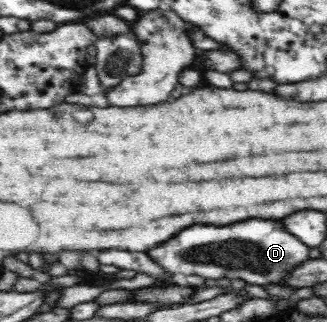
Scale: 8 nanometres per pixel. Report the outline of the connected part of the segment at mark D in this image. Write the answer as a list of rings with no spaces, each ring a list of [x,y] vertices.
[[[244,220],[238,224],[230,224],[230,226],[194,226],[188,228],[186,232],[182,232],[182,236],[170,240],[170,244],[164,244],[162,248],[154,248],[152,252],[148,252],[151,259],[162,266],[165,271],[172,274],[182,273],[185,275],[196,274],[204,279],[218,280],[221,278],[241,279],[246,284],[260,285],[277,284],[280,279],[283,279],[290,270],[298,264],[302,264],[308,259],[309,249],[306,245],[302,245],[296,237],[292,237],[286,232],[282,232],[282,228],[278,228],[278,222],[272,220]]]

